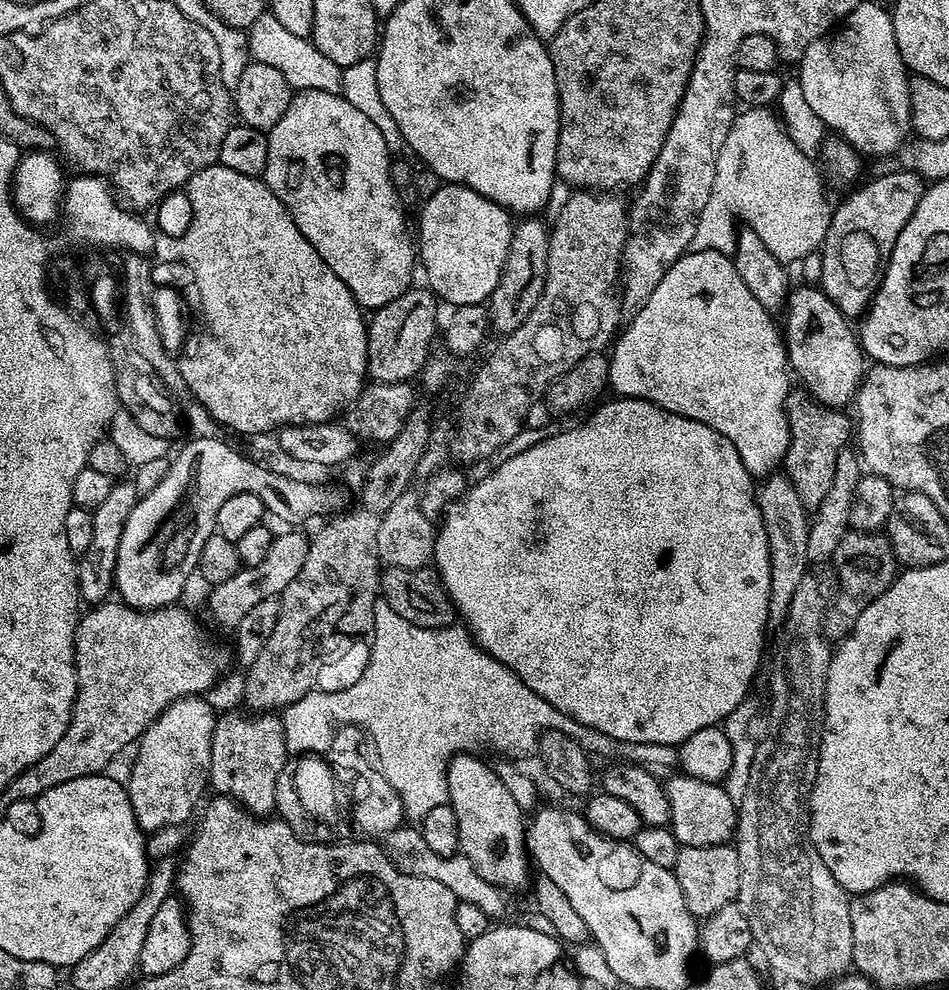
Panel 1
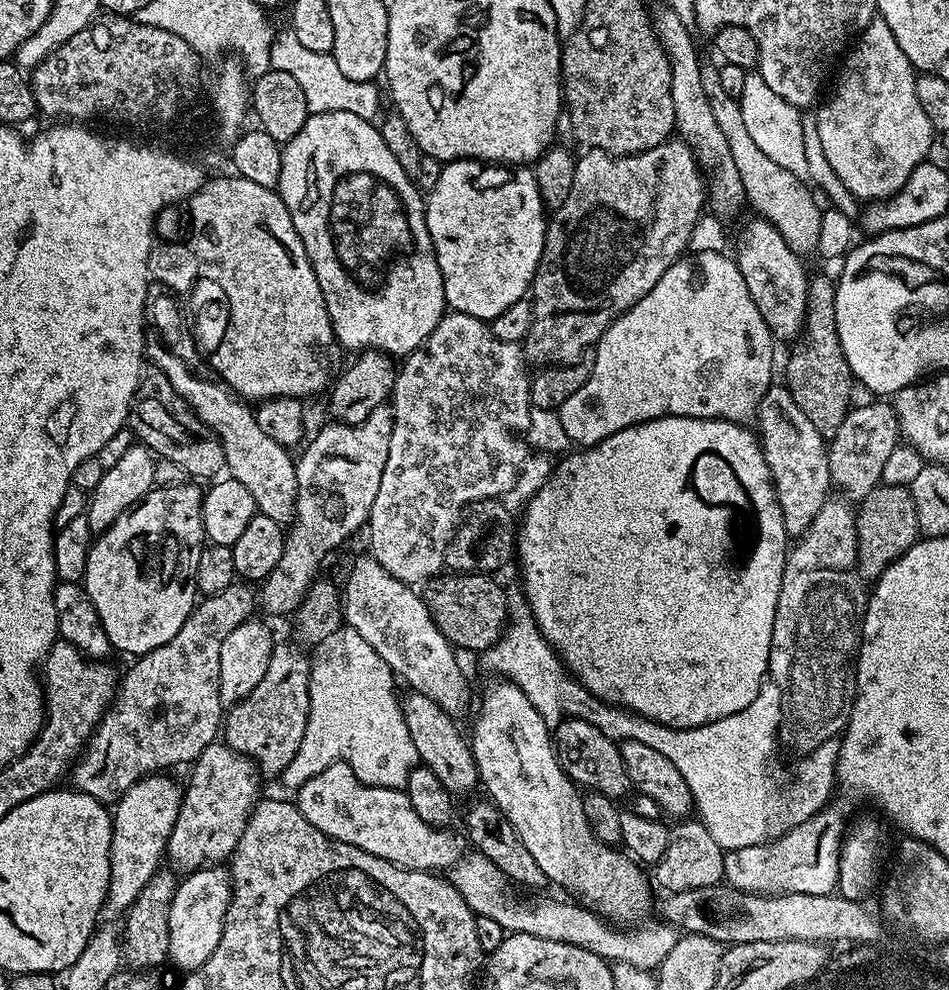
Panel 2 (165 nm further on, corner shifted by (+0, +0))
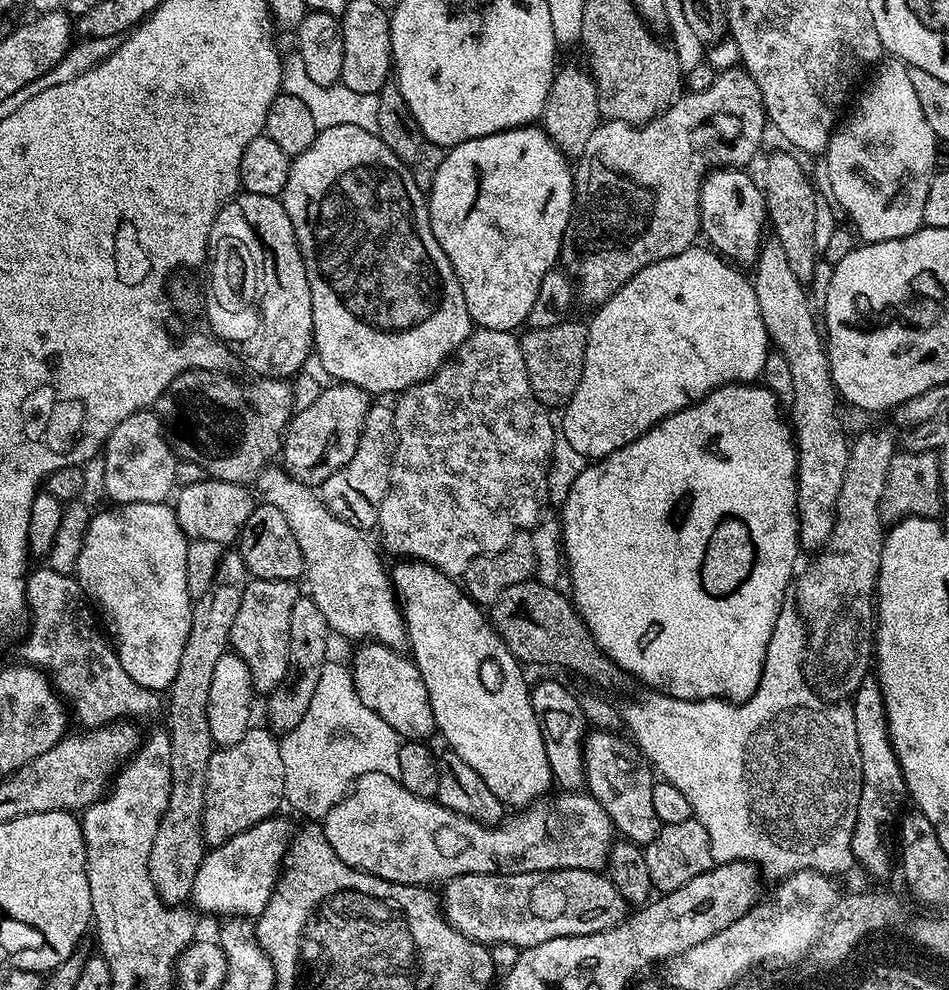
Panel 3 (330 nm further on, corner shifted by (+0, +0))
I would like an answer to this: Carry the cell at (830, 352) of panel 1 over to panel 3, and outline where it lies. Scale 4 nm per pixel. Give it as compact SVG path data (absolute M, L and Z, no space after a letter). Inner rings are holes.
M721 168L719 170L709 171L708 175L704 178L704 184L700 187L700 231L702 233L703 239L708 239L707 243L711 245L713 249L719 255L723 256L725 260L731 262L736 266L744 266L740 264L748 264L748 266L755 265L758 254L760 253L760 245L765 239L766 233L764 233L764 228L766 232L766 209L764 207L764 194L759 183L756 184L747 176L747 171L744 170L733 170L731 168Z

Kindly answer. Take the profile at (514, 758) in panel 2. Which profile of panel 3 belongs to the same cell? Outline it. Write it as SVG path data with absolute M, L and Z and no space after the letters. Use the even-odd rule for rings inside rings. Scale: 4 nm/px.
M400 562L397 564L400 565L396 569L392 568L390 572L391 583L398 593L398 600L402 605L404 623L407 624L407 647L410 649L411 659L415 660L418 670L422 674L422 682L430 694L430 706L434 710L434 718L436 719L439 735L444 735L444 740L448 743L447 747L456 752L458 758L462 758L462 762L466 762L466 766L474 769L478 773L478 778L482 778L482 782L486 782L486 786L490 786L490 790L494 790L494 794L509 809L523 810L537 803L543 797L540 795L548 787L553 787L554 781L550 770L550 762L546 758L546 746L542 746L542 730L538 726L538 718L532 709L530 684L529 681L524 681L525 669L520 661L509 652L502 637L492 629L491 621L486 615L485 609L477 604L453 577L444 572L439 572L437 568L429 564L421 564L419 562Z

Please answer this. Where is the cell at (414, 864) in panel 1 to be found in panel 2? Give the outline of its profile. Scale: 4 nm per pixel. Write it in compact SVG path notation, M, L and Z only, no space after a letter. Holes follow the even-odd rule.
M477 852L465 853L463 859L449 869L448 879L462 894L464 901L476 916L494 919L507 933L534 934L536 938L544 938L547 941L582 946L609 962L628 963L640 969L655 971L680 937L679 931L665 922L644 924L637 928L616 927L593 909L573 901L570 903L544 900L535 907L520 902L514 895L507 894L508 879L504 872L498 870L498 866L485 855Z

